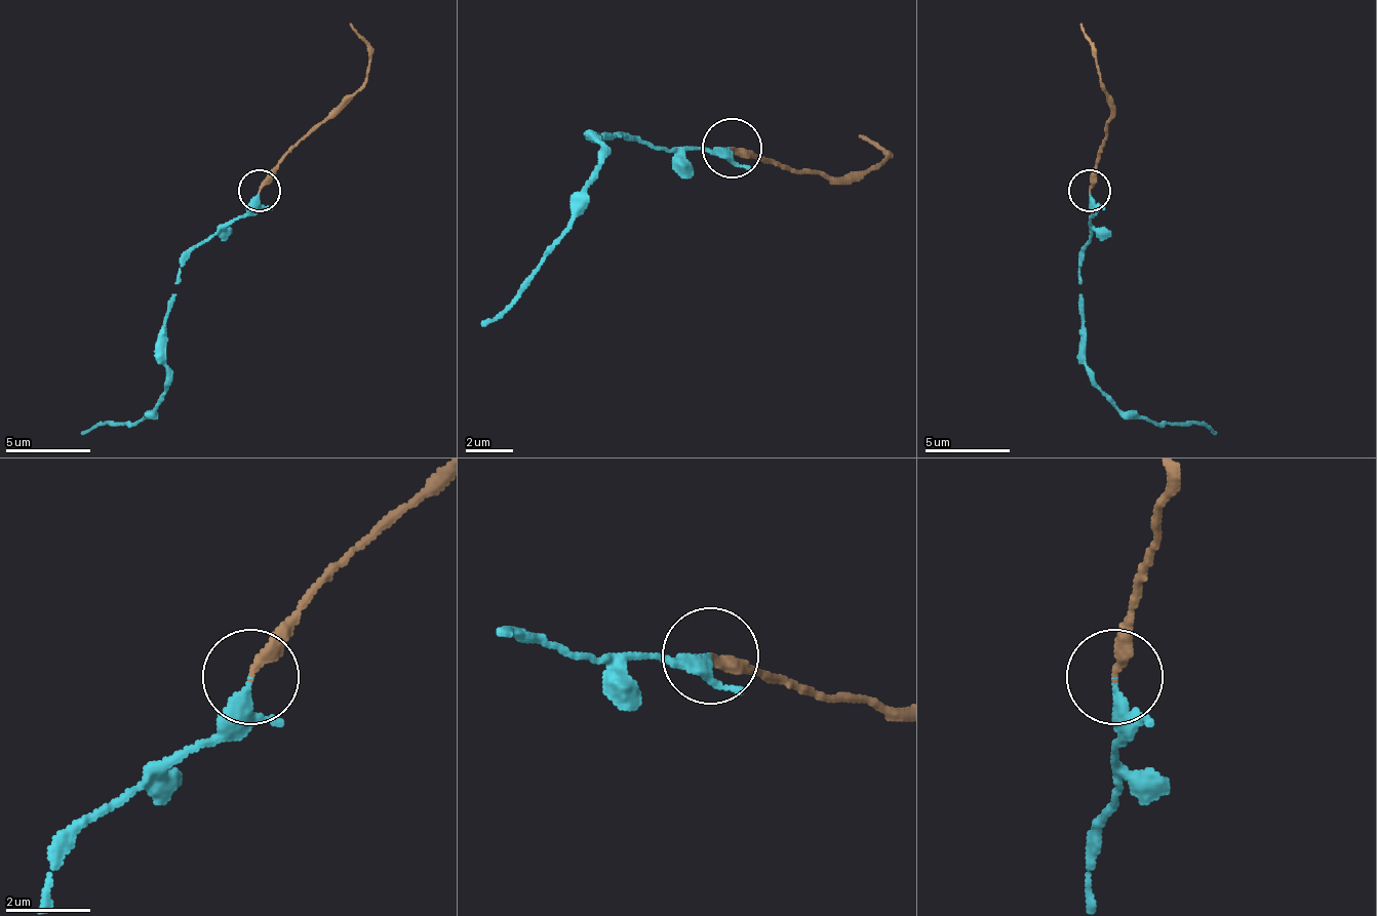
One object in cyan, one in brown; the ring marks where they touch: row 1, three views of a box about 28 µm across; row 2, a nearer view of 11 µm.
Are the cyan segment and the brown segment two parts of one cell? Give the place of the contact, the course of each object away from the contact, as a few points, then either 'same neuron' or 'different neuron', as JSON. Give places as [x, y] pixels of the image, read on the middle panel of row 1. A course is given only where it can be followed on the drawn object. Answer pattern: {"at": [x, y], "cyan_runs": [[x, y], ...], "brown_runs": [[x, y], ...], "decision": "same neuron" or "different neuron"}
{"at": [732, 148], "cyan_runs": [[731, 147], [646, 147], [612, 134], [599, 141], [599, 176], [563, 236], [504, 307], [480, 325]], "brown_runs": [[731, 147], [795, 170], [873, 170], [884, 158], [884, 153], [861, 134]], "decision": "same neuron"}

